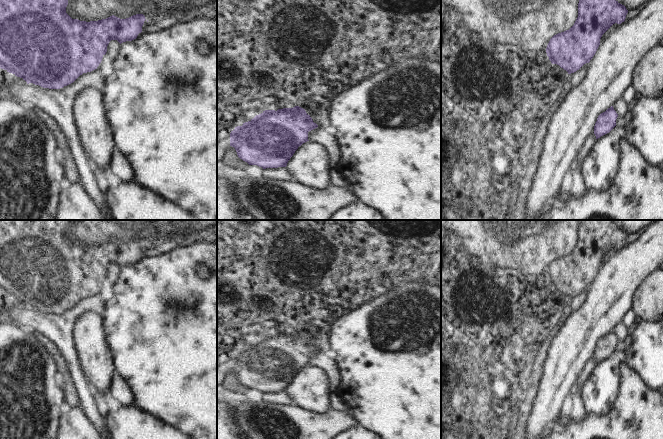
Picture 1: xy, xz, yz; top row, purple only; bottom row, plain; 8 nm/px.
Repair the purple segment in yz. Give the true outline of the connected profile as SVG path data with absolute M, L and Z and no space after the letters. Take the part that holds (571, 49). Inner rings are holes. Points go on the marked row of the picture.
M579 0L574 25L550 39L546 48L549 60L568 74L576 72L593 58L602 35L613 24L624 22L627 13L616 0Z

